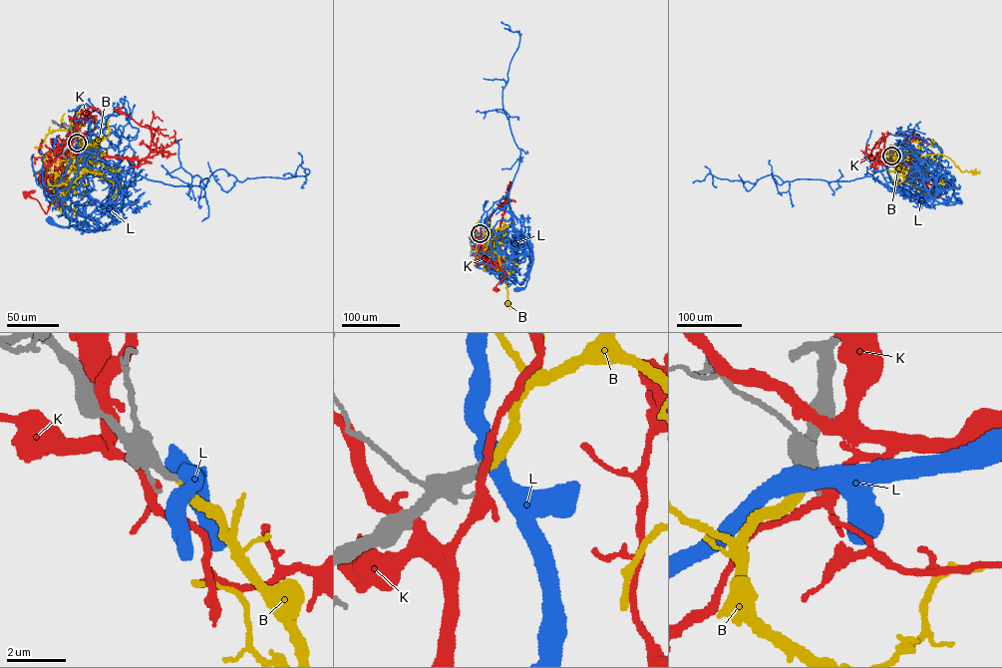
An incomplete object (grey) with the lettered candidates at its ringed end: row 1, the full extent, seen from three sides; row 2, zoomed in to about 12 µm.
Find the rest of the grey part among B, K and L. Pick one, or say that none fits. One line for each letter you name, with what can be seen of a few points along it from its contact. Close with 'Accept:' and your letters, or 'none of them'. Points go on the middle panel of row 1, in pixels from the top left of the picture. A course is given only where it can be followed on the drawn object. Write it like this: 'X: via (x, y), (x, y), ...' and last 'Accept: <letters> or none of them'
B: via (481, 233), (483, 231), (492, 239), (501, 238), (507, 258), (504, 281), (508, 304)
Accept: B

